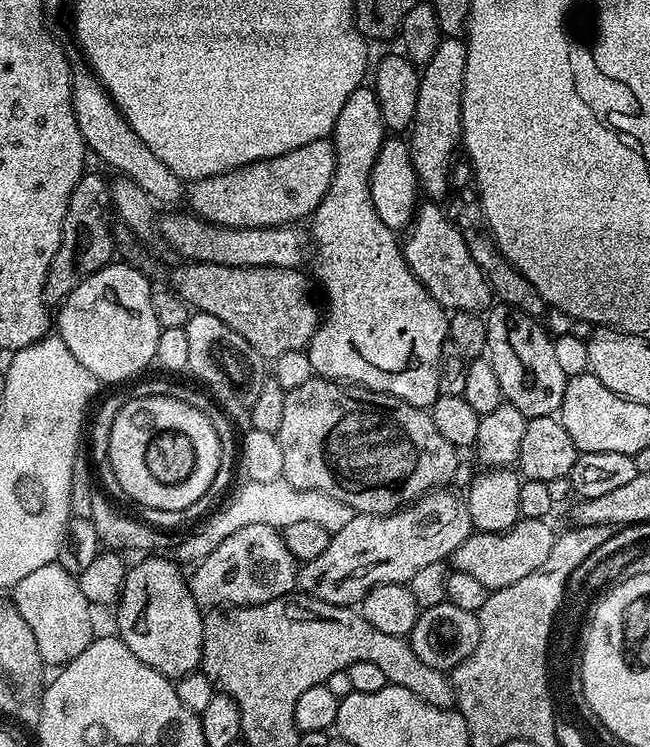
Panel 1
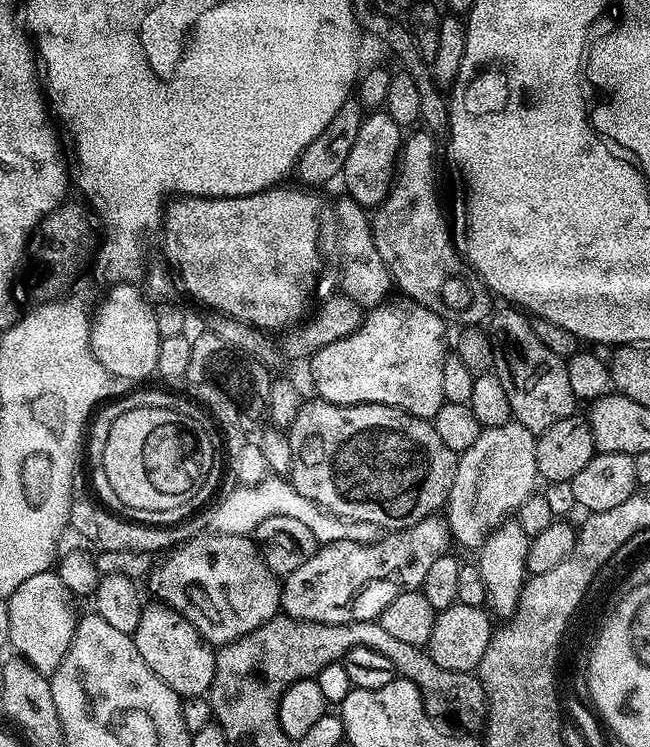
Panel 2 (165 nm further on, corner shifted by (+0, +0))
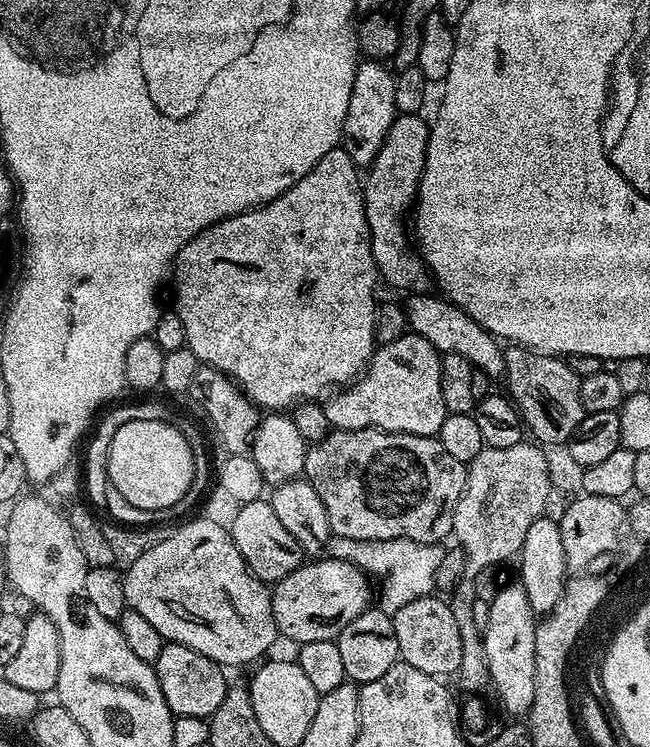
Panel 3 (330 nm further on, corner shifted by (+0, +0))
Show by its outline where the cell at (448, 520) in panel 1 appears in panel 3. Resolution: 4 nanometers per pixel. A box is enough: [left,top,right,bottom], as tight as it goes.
[271,558,374,646]

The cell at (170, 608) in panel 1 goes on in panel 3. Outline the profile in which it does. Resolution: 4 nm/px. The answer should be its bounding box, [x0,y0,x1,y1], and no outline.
[155,643,230,720]

